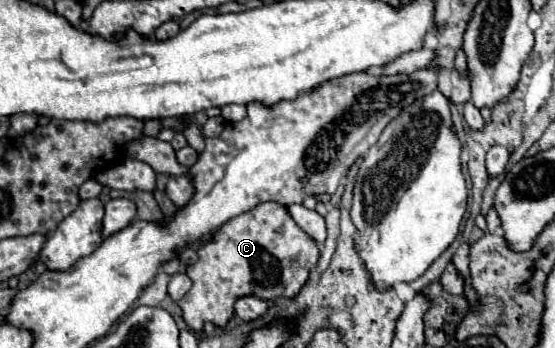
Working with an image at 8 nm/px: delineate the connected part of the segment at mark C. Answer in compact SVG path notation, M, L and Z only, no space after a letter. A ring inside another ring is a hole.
M264 202L252 208L250 212L244 212L230 222L226 222L206 244L198 250L198 262L188 266L186 274L192 280L192 288L188 294L178 300L178 306L182 308L182 318L188 324L188 328L200 332L204 328L204 322L212 322L216 328L224 328L230 318L234 316L234 302L244 296L256 296L260 300L276 300L280 296L294 298L302 286L308 280L310 268L318 262L318 246L316 242L292 220L288 214L288 208L278 202Z

